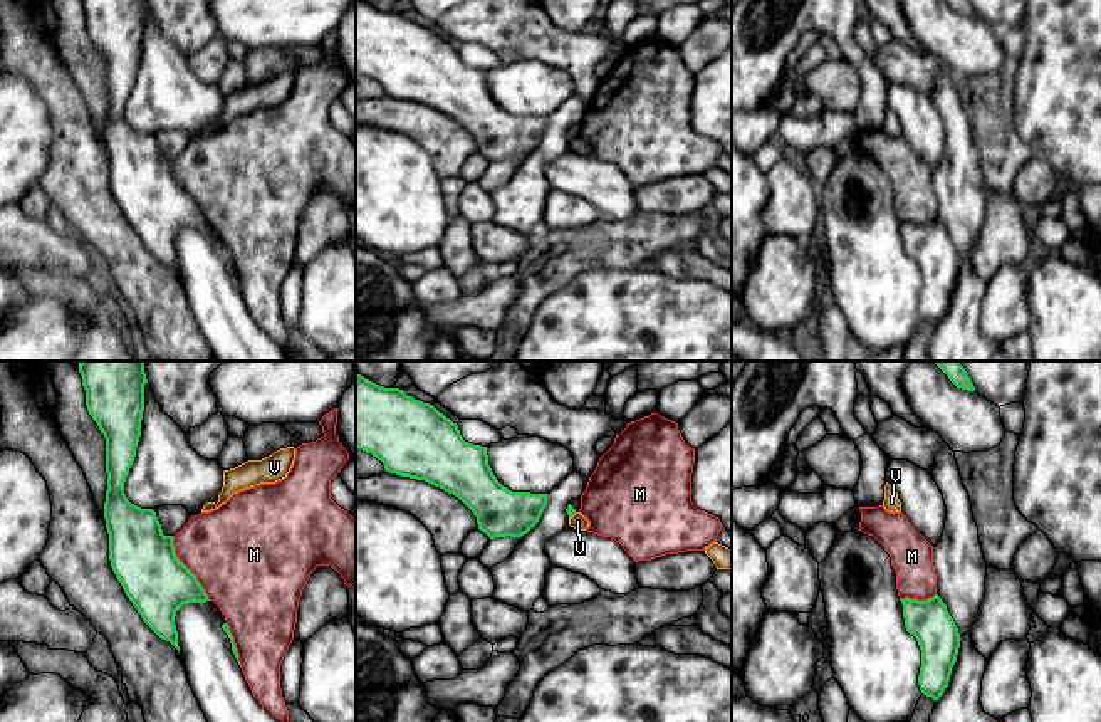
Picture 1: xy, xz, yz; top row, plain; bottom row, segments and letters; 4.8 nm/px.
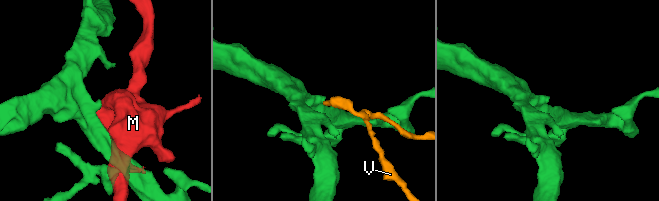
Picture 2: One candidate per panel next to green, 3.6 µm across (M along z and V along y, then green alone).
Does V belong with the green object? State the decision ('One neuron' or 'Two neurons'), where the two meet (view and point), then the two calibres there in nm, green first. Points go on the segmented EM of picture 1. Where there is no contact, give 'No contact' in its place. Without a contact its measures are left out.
Two neurons. Touches green at xz (573, 514). Thickness 50 nm (green) against 80 nm

